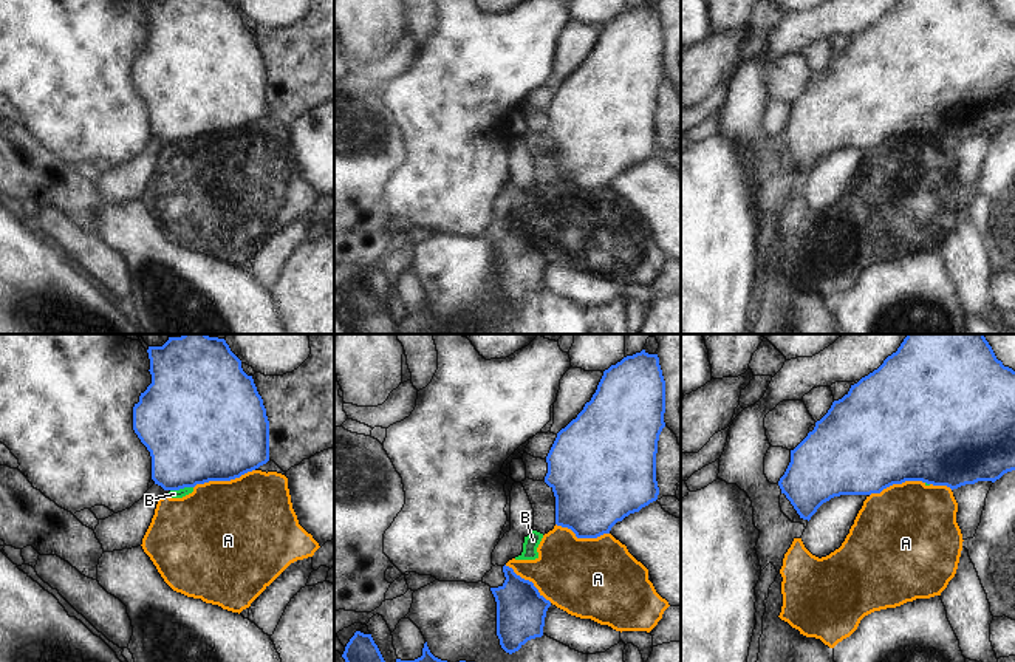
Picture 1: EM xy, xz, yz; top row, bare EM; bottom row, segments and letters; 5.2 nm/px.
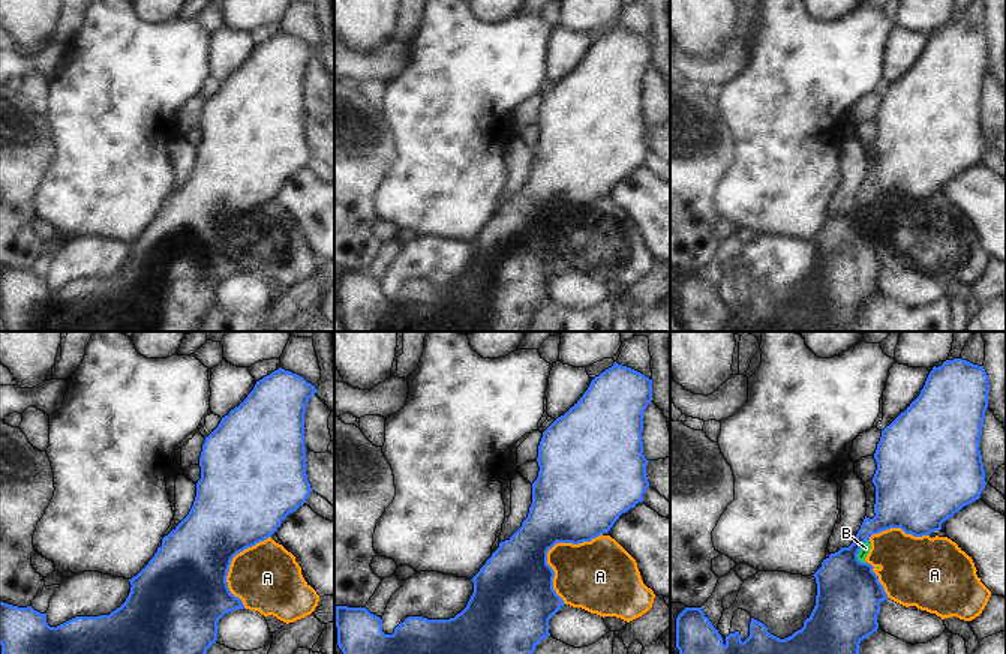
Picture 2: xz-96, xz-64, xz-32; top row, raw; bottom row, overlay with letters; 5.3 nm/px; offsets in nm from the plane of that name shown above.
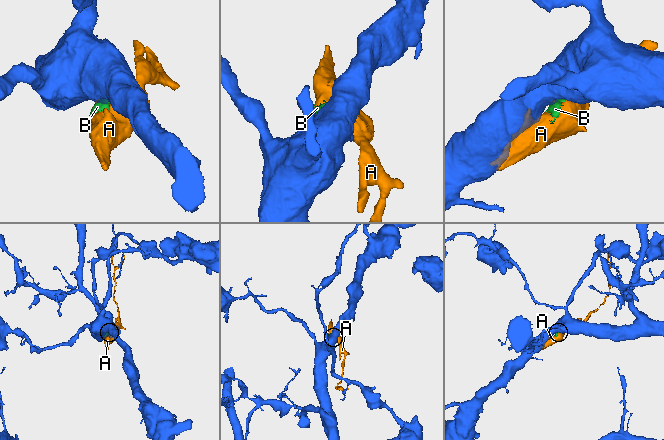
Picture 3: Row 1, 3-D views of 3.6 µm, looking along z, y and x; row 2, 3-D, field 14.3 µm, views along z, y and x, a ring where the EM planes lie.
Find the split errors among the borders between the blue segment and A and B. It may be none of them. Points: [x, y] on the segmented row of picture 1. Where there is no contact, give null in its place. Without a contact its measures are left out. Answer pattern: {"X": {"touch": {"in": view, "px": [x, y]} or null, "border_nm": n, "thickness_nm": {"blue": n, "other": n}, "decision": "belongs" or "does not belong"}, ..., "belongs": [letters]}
{"A": {"touch": {"in": "xy", "px": [223, 480]}, "border_nm": 340, "thickness_nm": {"blue": 500, "other": 500}, "decision": "does not belong"}, "B": {"touch": {"in": "xy", "px": [181, 487]}, "border_nm": 120, "thickness_nm": {"blue": 460, "other": 50}, "decision": "does not belong"}, "belongs": []}

